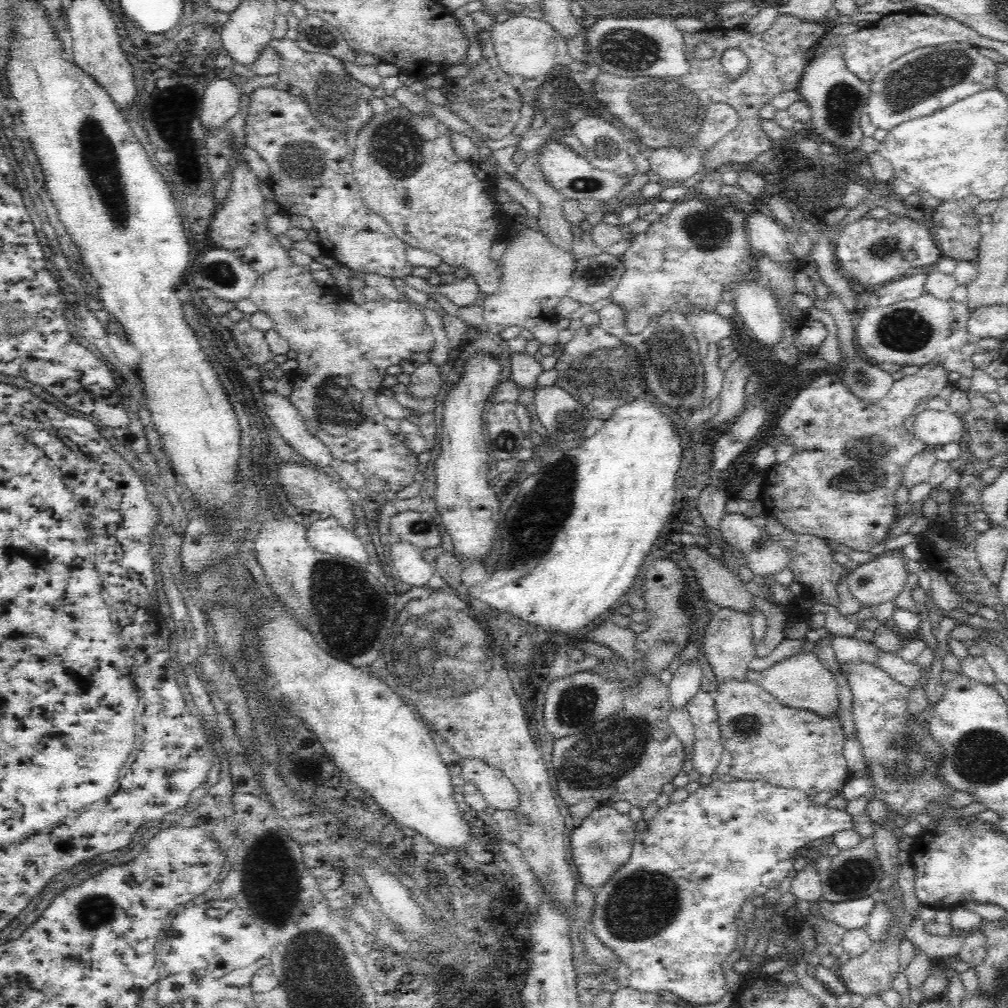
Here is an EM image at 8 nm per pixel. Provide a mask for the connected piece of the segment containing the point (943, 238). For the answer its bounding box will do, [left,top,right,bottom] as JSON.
[931,196,983,261]

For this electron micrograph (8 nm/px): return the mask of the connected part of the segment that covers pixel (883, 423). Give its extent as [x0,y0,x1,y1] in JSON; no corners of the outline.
[758,362,954,552]

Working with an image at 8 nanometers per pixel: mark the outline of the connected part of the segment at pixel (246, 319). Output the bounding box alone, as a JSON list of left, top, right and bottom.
[230,314,274,366]

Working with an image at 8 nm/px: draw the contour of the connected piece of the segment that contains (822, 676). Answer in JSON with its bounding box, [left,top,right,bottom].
[758,652,839,716]

